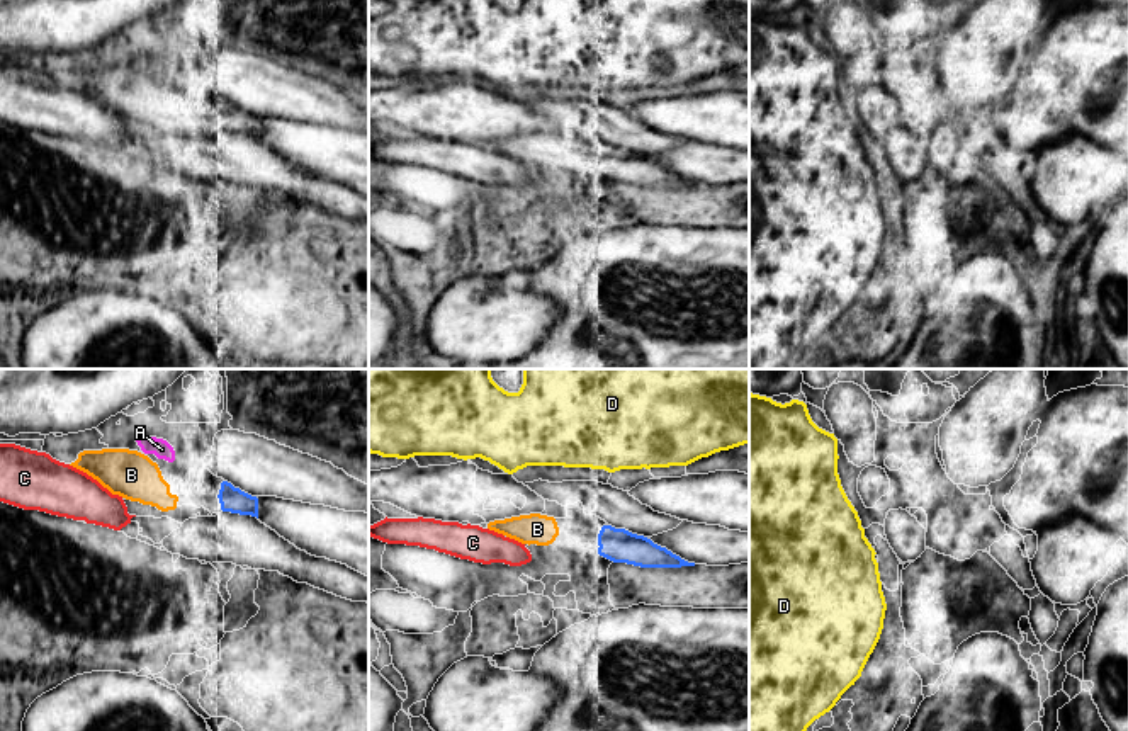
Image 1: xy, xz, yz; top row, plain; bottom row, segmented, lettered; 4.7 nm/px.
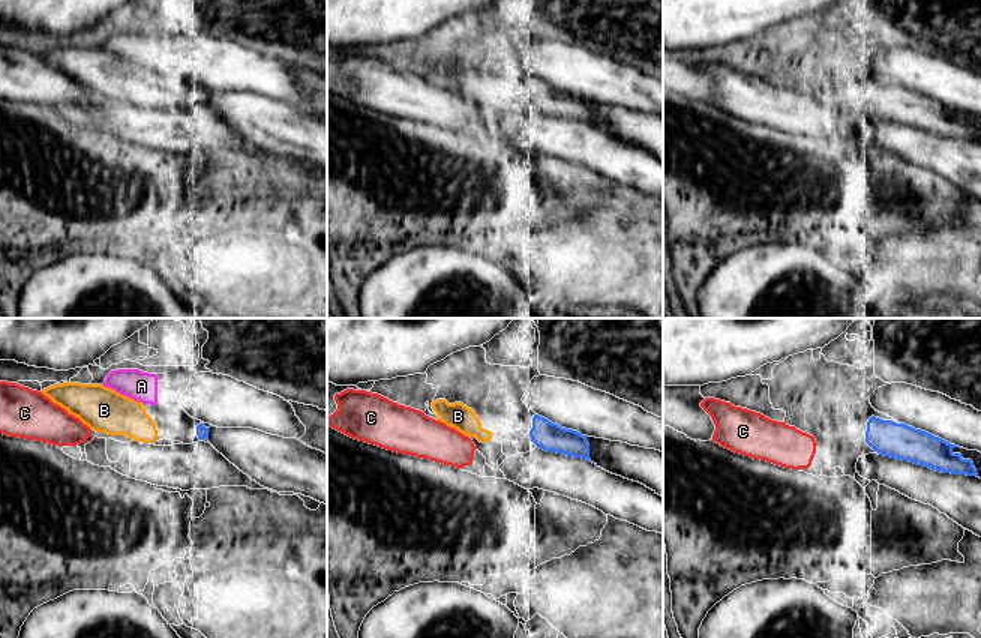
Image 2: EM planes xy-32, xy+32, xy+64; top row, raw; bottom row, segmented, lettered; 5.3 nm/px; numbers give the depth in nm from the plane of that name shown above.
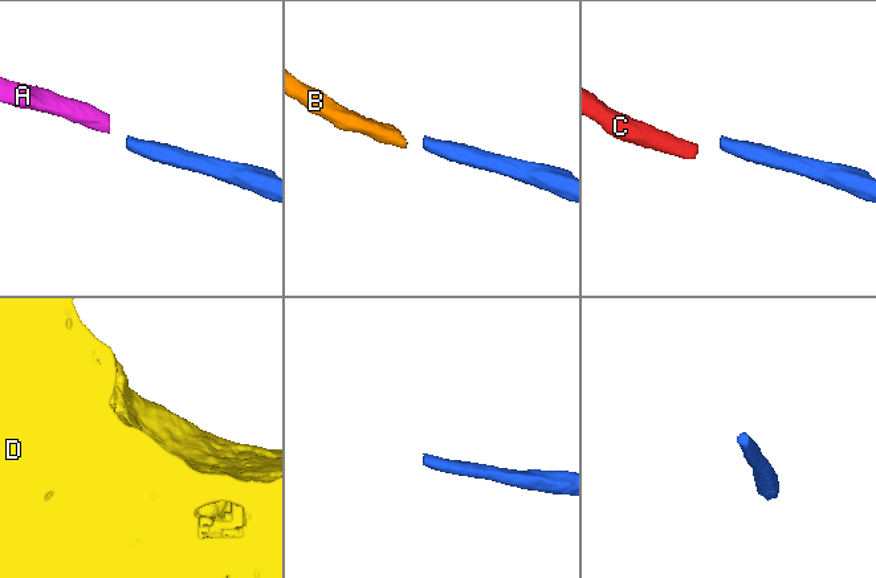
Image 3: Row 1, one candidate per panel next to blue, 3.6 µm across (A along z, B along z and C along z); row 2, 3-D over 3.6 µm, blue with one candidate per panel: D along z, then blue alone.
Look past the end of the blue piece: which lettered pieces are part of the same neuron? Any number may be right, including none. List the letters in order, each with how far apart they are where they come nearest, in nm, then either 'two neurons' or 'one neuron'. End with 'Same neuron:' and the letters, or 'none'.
A: gap 260 nm; two neurons
B: gap 190 nm; one neuron
C: gap 320 nm; two neurons
D: gap 260 nm; two neurons
Same neuron: B

